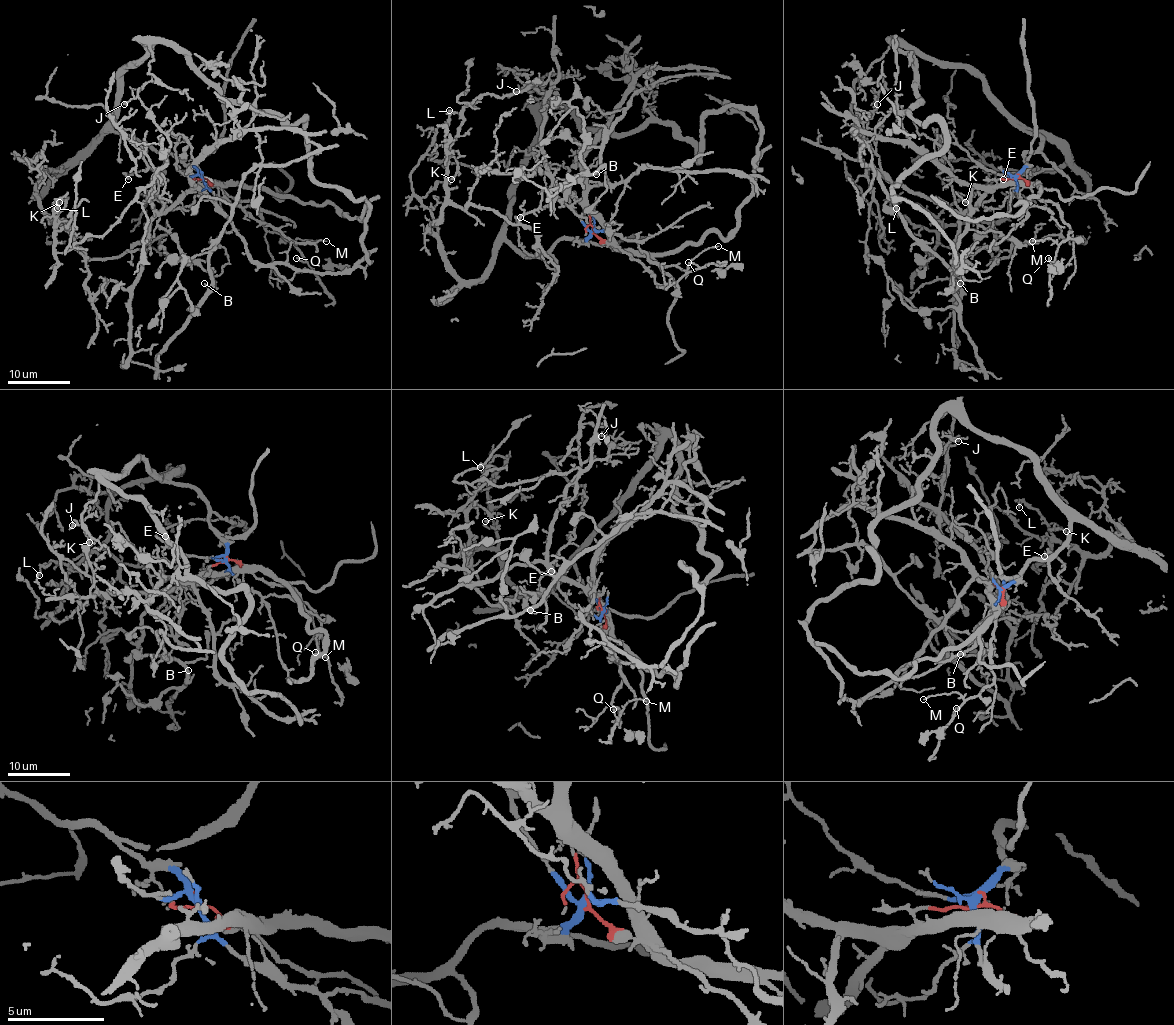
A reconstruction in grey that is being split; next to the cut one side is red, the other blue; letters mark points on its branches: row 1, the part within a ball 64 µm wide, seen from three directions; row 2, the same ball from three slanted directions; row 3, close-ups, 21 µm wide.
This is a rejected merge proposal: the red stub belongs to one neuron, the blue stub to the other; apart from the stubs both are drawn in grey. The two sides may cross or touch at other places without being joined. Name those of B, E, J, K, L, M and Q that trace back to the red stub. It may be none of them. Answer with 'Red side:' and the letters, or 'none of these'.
Red side: B, J, M, Q

